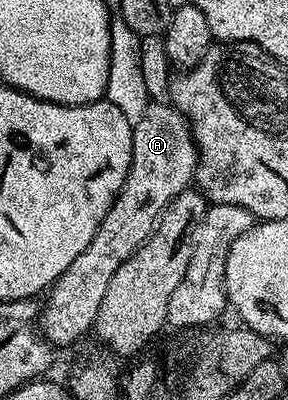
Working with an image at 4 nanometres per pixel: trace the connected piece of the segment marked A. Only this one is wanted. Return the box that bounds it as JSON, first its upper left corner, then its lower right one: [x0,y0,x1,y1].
[37,103,199,346]

